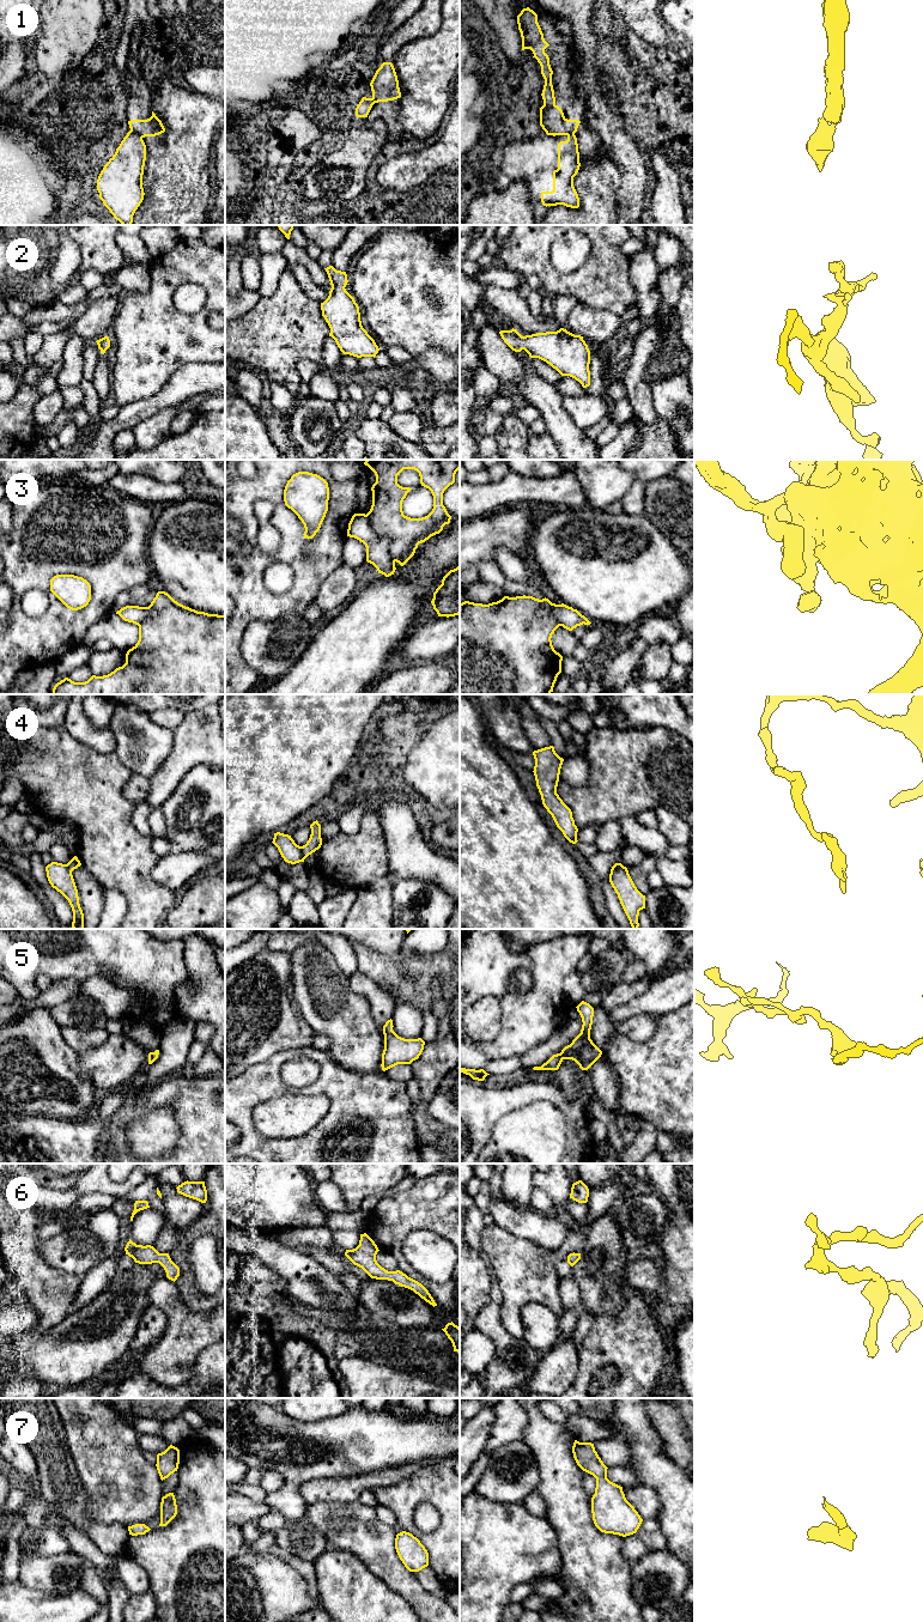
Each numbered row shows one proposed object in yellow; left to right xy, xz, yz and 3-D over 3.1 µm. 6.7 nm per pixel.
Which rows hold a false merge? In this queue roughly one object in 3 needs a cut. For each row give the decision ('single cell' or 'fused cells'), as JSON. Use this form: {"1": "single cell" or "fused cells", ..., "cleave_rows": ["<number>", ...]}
{"1": "fused cells", "2": "single cell", "3": "fused cells", "4": "fused cells", "5": "single cell", "6": "single cell", "7": "single cell", "cleave_rows": ["1", "3", "4"]}

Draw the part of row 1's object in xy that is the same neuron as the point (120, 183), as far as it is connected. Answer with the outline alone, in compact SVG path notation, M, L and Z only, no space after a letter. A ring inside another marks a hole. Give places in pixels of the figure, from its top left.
M129 130L98 176L99 199L122 225L132 225L133 215L144 200L145 160L142 136Z

